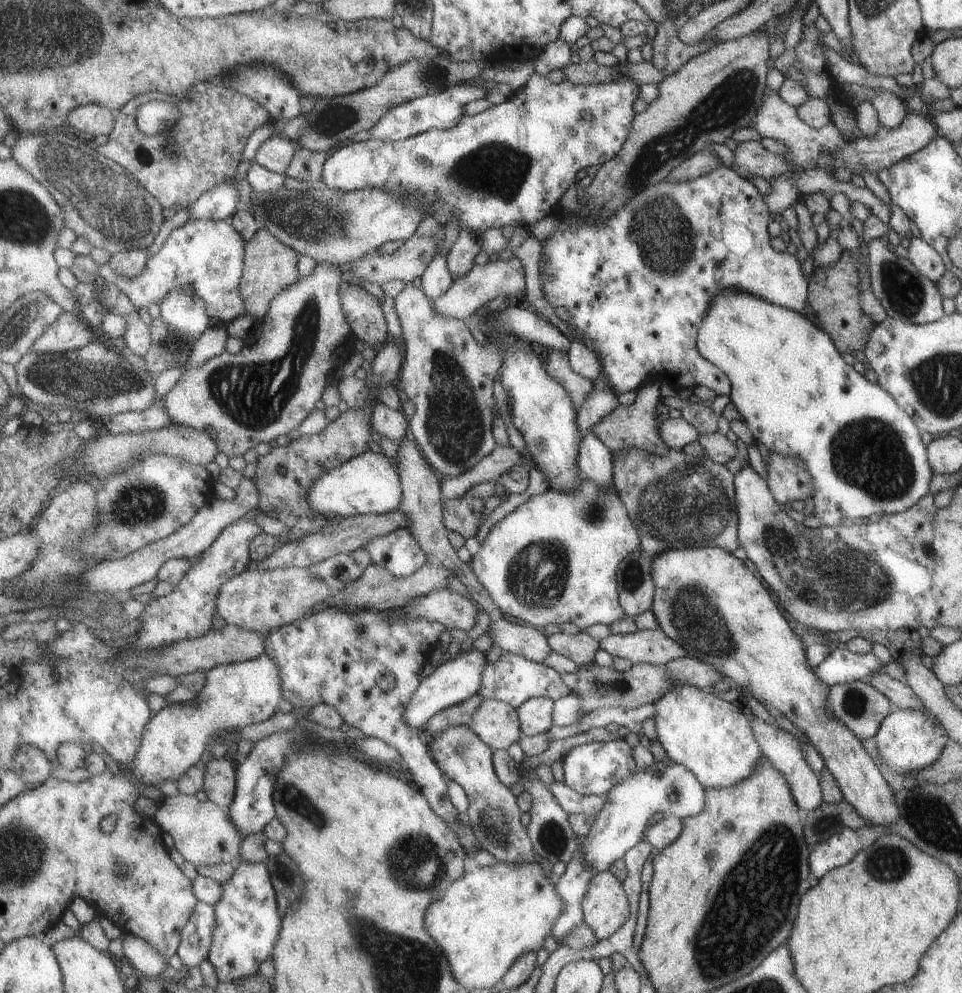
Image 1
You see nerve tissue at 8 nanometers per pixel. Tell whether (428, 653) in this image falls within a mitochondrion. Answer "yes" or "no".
no

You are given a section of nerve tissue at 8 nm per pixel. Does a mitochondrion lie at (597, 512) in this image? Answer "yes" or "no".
yes

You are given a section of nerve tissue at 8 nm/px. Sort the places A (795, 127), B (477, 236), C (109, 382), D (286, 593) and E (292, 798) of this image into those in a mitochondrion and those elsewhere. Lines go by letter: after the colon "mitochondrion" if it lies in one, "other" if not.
A: other
B: other
C: mitochondrion
D: mitochondrion
E: mitochondrion

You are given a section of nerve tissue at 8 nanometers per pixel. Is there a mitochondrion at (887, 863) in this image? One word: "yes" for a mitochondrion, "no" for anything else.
yes

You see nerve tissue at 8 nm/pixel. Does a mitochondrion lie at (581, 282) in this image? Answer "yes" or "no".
no

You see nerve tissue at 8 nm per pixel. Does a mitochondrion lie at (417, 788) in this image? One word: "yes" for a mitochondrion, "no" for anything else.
no

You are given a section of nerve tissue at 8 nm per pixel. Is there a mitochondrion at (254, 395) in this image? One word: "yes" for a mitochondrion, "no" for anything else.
yes

